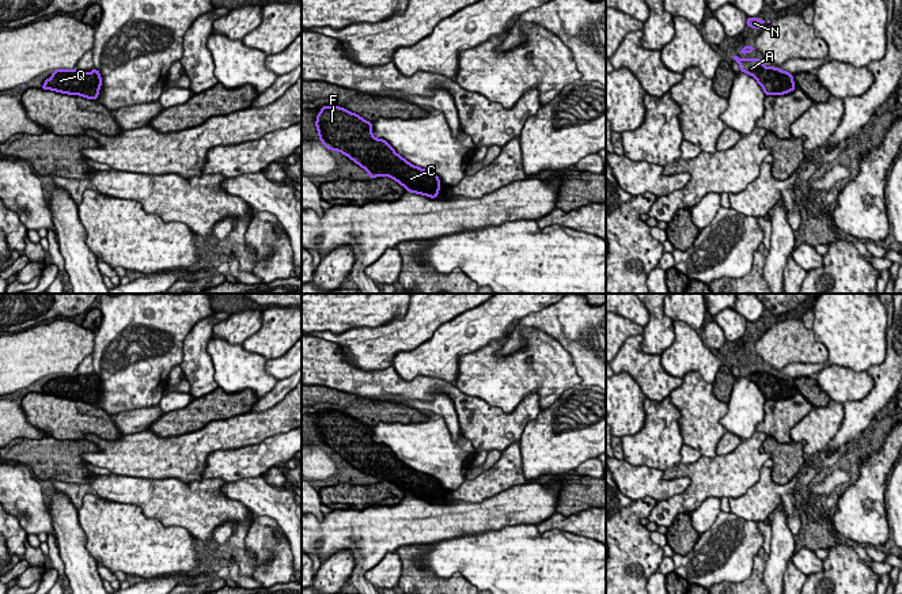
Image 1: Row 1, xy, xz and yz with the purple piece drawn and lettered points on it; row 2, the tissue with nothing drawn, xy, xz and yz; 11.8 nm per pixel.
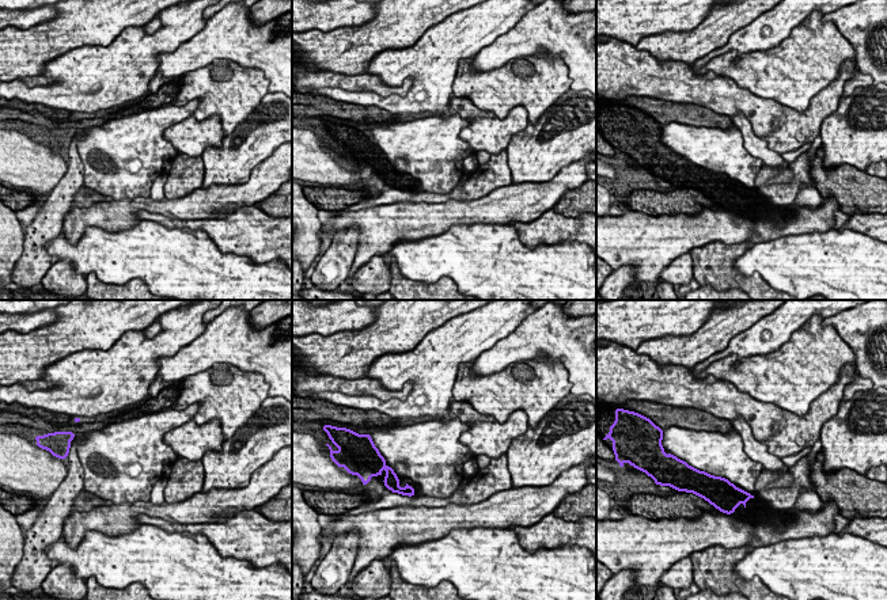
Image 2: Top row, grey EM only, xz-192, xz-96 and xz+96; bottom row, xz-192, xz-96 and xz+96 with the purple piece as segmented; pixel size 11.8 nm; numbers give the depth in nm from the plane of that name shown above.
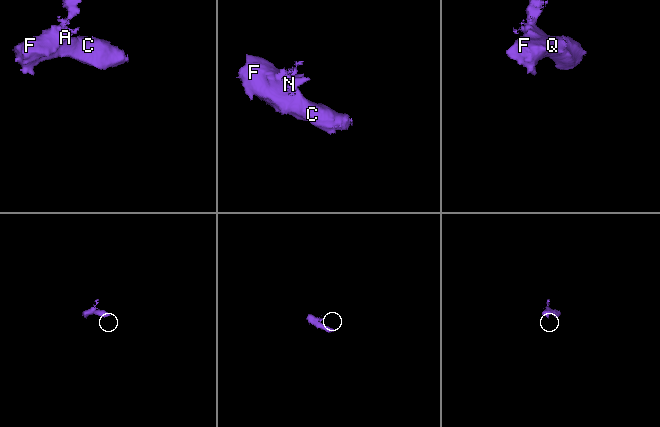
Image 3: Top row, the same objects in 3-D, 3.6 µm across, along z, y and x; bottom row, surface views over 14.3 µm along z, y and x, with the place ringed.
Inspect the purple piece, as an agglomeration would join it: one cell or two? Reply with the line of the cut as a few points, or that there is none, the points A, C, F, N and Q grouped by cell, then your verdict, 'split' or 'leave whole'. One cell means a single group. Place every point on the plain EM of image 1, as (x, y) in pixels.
no cut | A C F N Q | leave whole

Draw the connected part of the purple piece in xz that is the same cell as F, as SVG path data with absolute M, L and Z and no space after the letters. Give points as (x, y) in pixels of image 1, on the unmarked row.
M322 410L317 420L315 432L318 442L329 455L337 455L348 461L361 473L364 473L369 484L389 481L403 491L408 496L427 500L431 503L439 502L440 483L431 474L412 469L383 443L372 439L374 430L356 417L341 410Z

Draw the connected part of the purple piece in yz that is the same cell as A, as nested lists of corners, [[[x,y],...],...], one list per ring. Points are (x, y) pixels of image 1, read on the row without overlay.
[[[734,360],[739,368],[740,377],[753,381],[762,391],[765,400],[785,400],[796,393],[793,379],[774,371],[766,371],[762,363],[739,363]]]

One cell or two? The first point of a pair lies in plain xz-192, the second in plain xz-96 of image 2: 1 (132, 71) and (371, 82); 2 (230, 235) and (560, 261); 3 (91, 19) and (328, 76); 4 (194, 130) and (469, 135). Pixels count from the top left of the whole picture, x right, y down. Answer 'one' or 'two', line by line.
1: two
2: two
3: two
4: one

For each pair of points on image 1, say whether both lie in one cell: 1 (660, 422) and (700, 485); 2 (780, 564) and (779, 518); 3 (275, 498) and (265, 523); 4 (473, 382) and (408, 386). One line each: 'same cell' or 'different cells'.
1: different cells
2: same cell
3: different cells
4: different cells

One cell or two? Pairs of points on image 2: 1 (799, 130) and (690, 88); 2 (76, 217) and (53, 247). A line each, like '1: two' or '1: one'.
1: one
2: two

